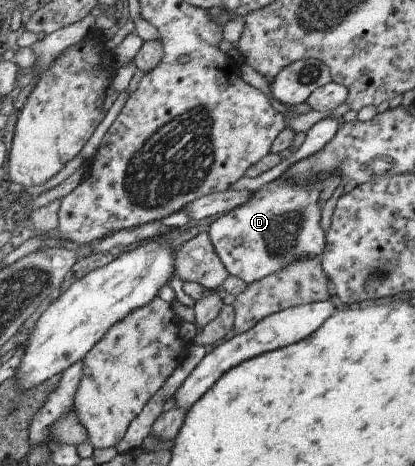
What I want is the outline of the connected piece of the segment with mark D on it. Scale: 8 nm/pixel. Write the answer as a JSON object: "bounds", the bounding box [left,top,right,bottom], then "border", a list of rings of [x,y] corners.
{"bounds":[208,175,326,285],"border":[[[309,175],[308,179],[288,179],[287,177],[278,177],[269,183],[262,185],[259,190],[252,191],[253,194],[249,199],[241,204],[239,207],[234,207],[231,211],[224,213],[220,218],[214,220],[209,225],[208,236],[210,242],[212,243],[215,253],[218,255],[220,262],[224,265],[224,268],[227,270],[227,273],[232,276],[237,276],[240,280],[243,280],[247,285],[255,280],[264,278],[267,274],[275,273],[276,270],[286,266],[289,262],[292,262],[298,257],[313,257],[320,256],[322,249],[324,248],[325,241],[323,237],[322,230],[320,228],[320,206],[319,206],[319,182],[326,177],[326,175]]]}

